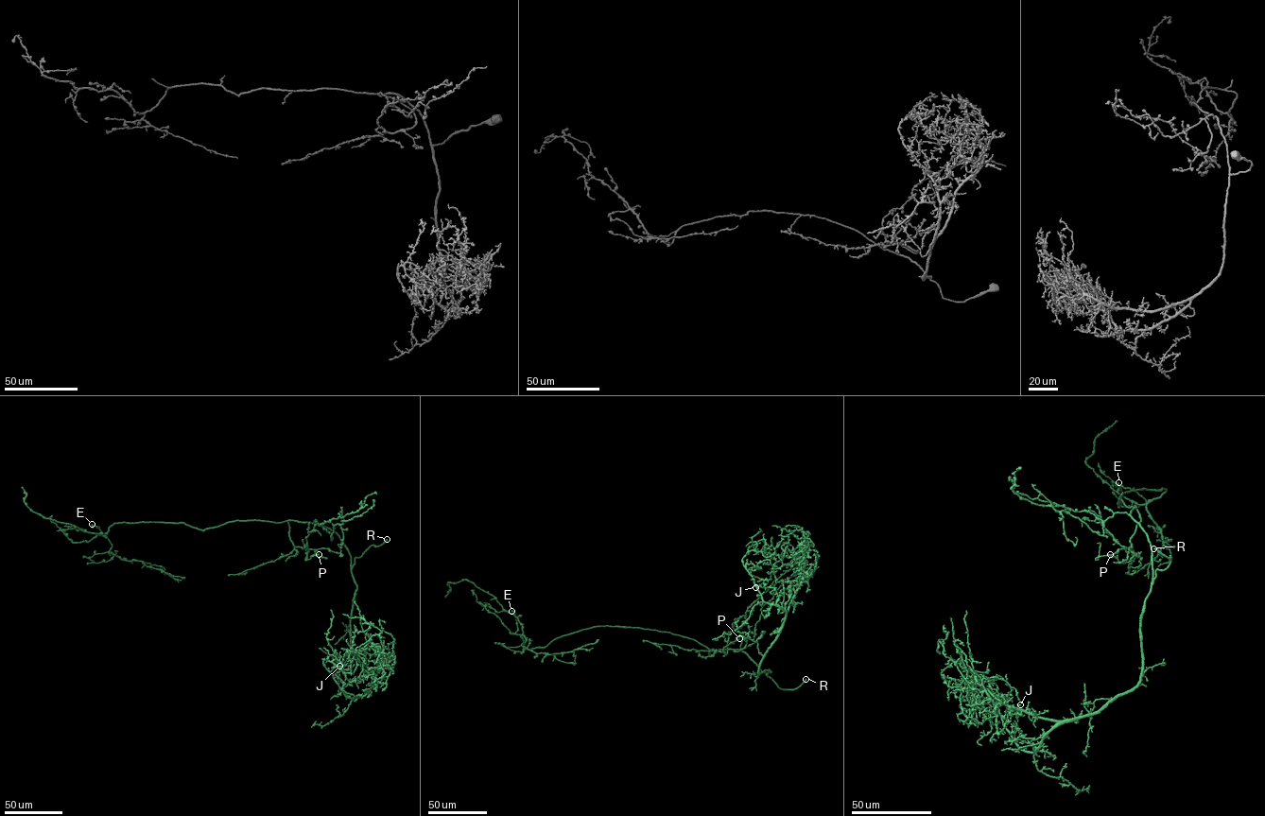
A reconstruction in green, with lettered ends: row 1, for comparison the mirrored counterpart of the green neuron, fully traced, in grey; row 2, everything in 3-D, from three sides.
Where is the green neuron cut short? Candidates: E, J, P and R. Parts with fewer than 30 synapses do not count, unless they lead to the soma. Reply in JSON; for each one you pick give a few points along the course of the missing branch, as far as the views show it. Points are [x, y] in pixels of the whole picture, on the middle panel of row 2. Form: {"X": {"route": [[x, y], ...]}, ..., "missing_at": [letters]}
{"missing_at": ["R"]}

